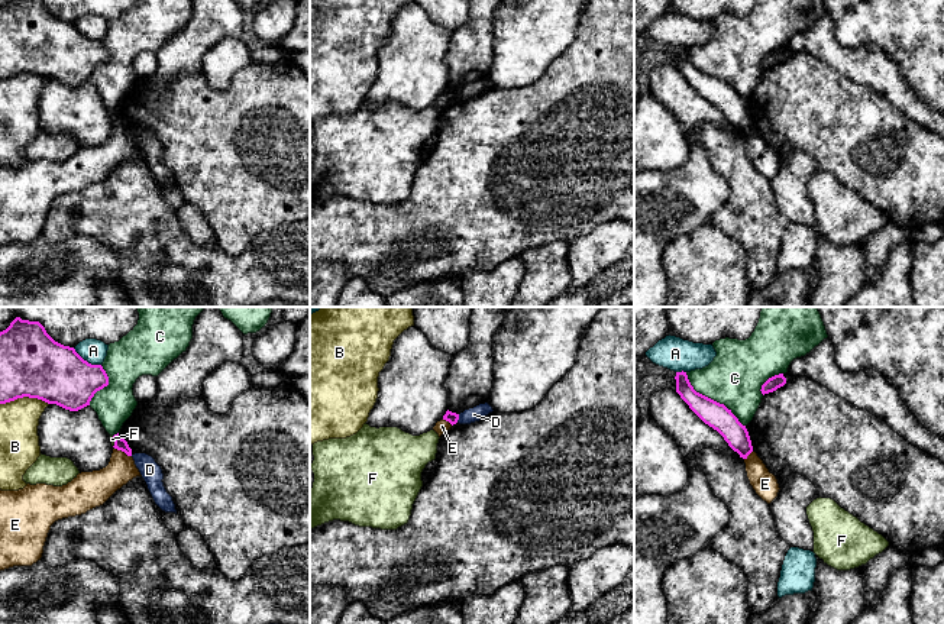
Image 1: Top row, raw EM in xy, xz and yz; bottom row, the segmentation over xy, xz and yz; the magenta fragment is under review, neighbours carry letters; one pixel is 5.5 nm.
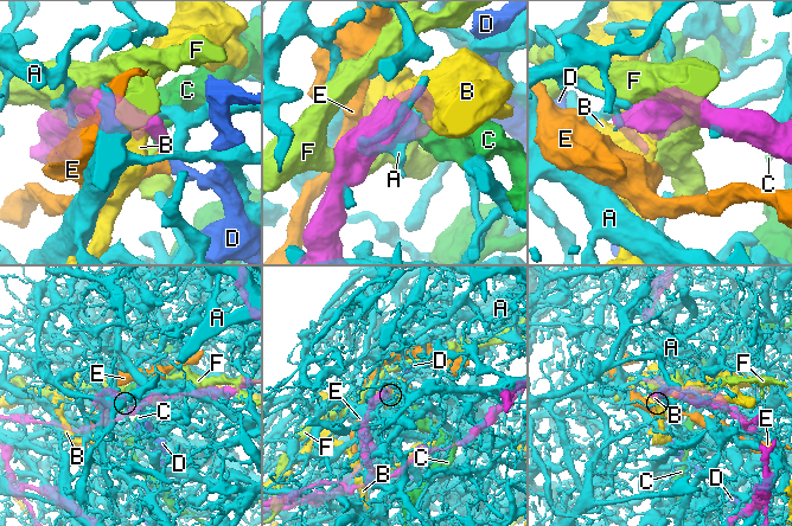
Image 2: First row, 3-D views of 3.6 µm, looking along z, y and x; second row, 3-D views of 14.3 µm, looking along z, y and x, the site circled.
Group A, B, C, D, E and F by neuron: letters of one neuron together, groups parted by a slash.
A / B / C / D / E / F

